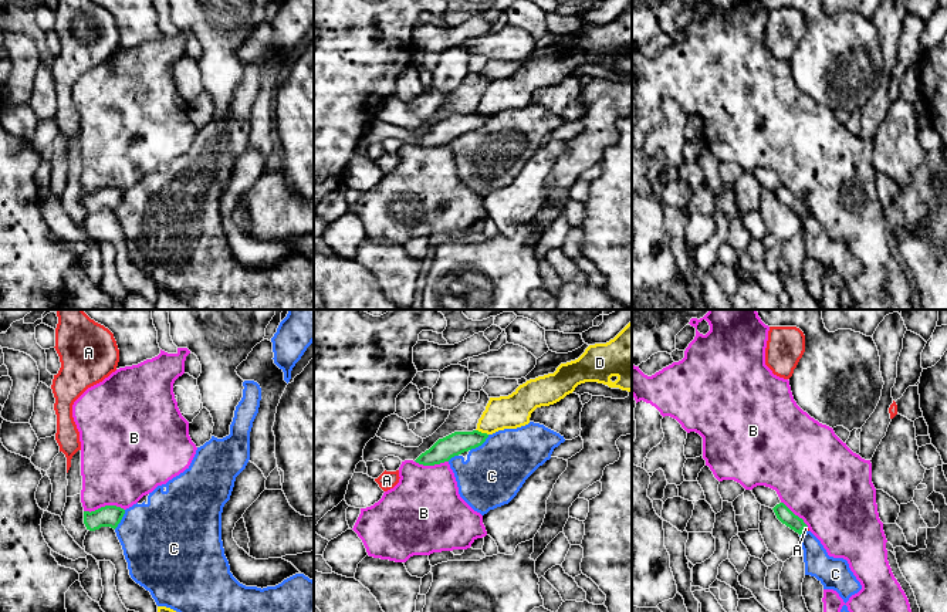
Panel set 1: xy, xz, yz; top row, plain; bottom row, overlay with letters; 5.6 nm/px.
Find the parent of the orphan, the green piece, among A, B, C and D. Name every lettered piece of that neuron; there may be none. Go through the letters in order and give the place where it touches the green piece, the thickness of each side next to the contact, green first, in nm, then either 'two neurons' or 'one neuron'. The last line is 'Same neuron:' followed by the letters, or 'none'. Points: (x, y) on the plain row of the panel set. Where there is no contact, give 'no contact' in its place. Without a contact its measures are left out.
A: yz (804, 209) | 90/20 nm | one neuron
B: xy (105, 188) | 130/440 nm | two neurons
C: xz (480, 127) | 130/340 nm | two neurons
D: xz (480, 114) | 130/190 nm | two neurons
Same neuron: A

